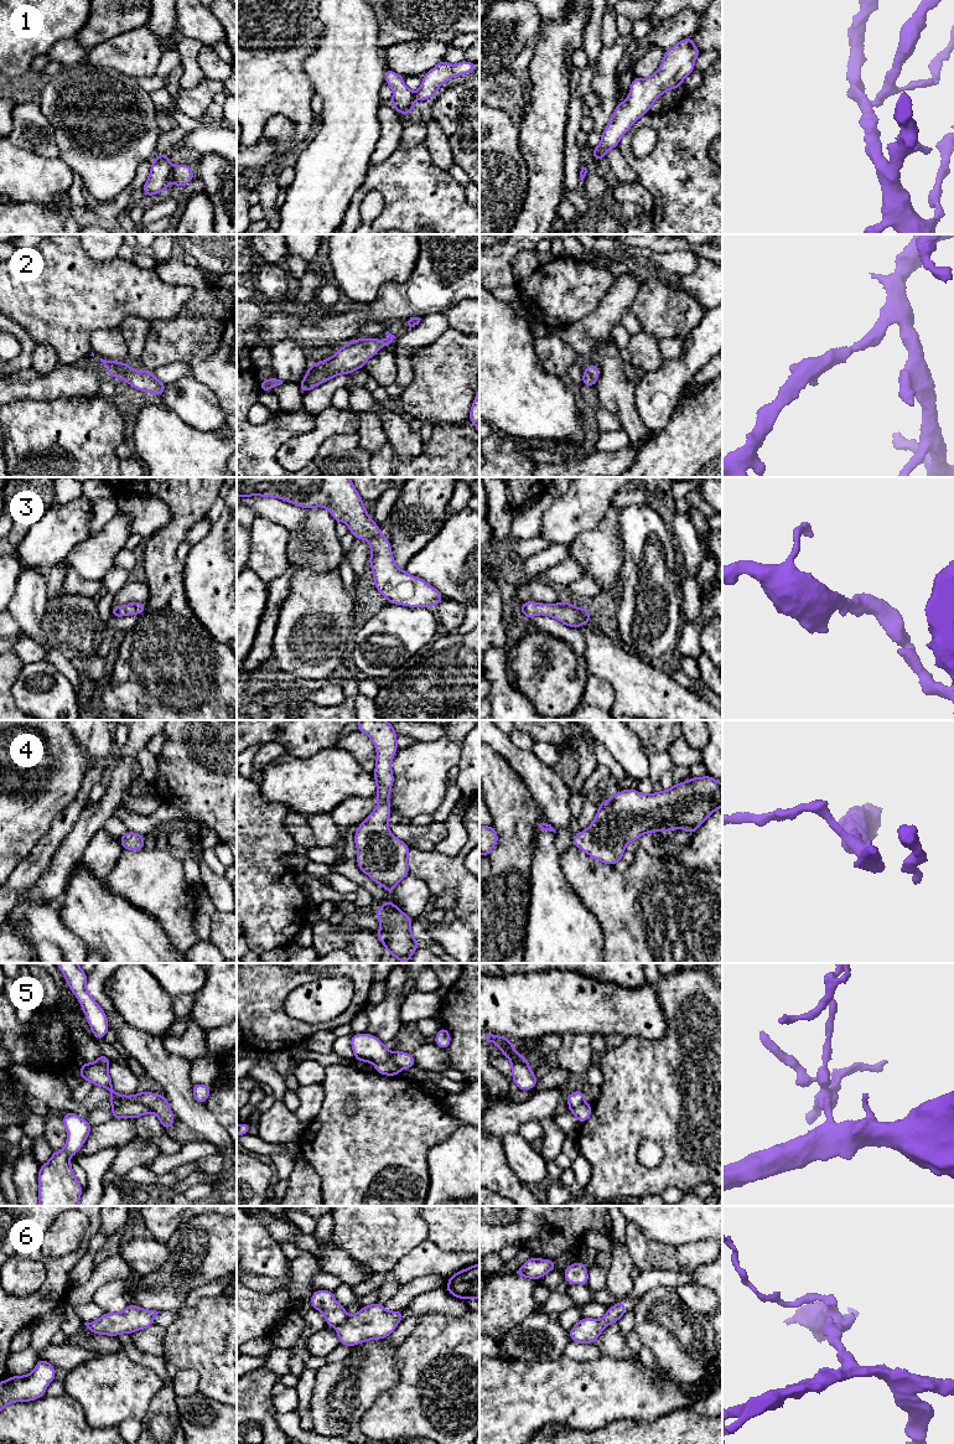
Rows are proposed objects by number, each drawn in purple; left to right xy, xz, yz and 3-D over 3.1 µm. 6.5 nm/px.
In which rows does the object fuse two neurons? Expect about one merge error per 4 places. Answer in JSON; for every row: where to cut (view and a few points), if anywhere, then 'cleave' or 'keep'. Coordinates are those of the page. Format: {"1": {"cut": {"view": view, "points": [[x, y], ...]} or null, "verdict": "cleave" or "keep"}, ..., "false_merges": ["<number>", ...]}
{"1": {"cut": {"view": "xy", "points": [[174, 167], [171, 179]]}, "verdict": "cleave"}, "2": {"cut": null, "verdict": "keep"}, "3": {"cut": null, "verdict": "keep"}, "4": {"cut": null, "verdict": "keep"}, "5": {"cut": {"view": "xy", "points": [[118, 1095], [129, 1101], [141, 1102], [150, 1111]]}, "verdict": "cleave"}, "6": {"cut": null, "verdict": "keep"}, "false_merges": ["1", "5"]}

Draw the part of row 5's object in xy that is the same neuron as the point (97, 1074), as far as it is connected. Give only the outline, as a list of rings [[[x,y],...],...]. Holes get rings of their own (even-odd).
[[[102,1054],[93,1063],[83,1061],[83,1065],[79,1067],[81,1080],[88,1080],[93,1086],[100,1086],[110,1091],[109,1102],[112,1103],[112,1119],[136,1119],[147,1114],[150,1109],[145,1104],[121,1099],[119,1093],[113,1090],[113,1082],[108,1072],[109,1063],[110,1059],[104,1054]]]

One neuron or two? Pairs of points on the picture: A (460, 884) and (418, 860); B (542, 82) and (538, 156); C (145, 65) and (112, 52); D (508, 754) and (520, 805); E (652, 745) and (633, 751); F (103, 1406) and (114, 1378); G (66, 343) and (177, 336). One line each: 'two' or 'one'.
A: one
B: one
C: one
D: two
E: two
F: one
G: two

